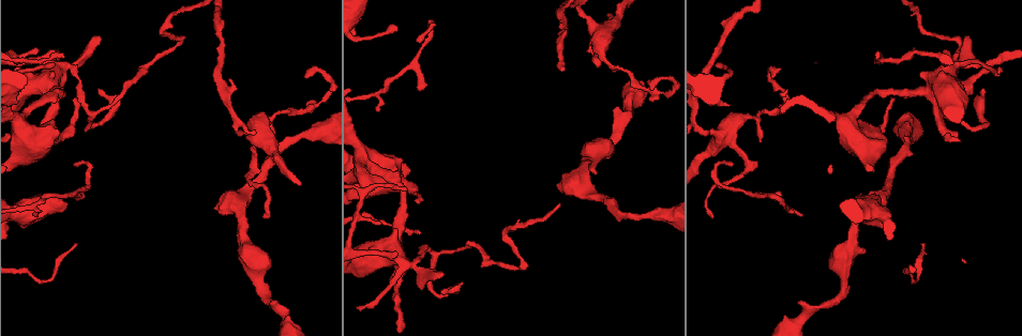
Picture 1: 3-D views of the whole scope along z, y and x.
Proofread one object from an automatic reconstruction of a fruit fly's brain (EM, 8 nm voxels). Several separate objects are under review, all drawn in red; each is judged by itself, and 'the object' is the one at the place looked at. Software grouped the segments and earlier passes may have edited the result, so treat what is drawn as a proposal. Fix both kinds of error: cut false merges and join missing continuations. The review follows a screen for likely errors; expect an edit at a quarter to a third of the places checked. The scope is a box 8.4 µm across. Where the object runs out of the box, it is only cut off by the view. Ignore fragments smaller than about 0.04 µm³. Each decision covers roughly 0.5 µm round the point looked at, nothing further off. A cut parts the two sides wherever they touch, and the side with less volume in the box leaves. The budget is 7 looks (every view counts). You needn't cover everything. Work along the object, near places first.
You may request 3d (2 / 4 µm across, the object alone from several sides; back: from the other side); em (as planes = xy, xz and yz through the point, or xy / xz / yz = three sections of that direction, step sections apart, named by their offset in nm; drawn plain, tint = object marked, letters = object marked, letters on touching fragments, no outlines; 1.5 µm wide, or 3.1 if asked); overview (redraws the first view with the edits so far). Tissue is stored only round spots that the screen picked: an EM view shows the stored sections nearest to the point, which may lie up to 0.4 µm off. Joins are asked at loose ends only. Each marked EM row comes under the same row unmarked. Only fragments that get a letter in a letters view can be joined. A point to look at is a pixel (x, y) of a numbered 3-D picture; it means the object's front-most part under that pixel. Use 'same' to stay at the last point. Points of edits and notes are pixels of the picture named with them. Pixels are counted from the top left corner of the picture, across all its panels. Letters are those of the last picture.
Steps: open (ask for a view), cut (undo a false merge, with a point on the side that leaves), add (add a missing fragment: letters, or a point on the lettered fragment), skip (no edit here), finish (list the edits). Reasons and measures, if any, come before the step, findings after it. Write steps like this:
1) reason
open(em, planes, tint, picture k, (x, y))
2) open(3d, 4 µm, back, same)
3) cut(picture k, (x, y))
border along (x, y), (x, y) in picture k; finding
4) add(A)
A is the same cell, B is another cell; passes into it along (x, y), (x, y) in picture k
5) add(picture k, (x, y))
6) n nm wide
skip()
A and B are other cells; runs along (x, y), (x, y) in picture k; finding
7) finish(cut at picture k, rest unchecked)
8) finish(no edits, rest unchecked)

an open end
open(3d, 4 µm, back, picture 1, (444, 273))

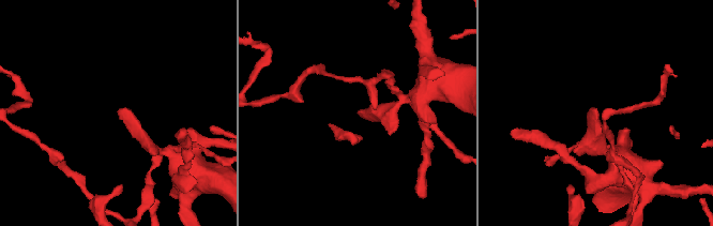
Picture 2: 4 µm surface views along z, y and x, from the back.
open(em, yz, step 8, tint, picture 2, (118, 110))

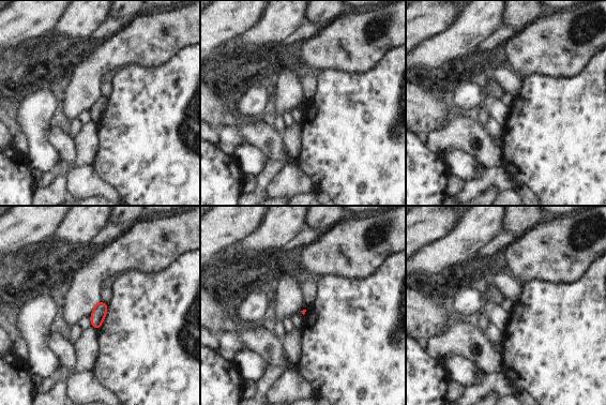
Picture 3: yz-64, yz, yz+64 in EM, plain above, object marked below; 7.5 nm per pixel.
open(em, planes, letters, same)

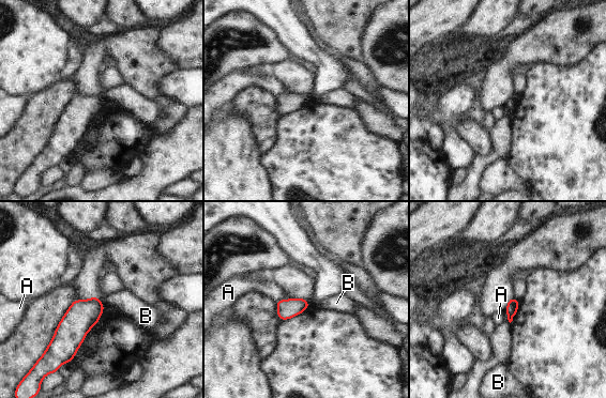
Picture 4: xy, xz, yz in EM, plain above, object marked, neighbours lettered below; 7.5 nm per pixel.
skip()
A and B are other cells; border along (100, 300), (105, 307) in picture 4; none of them fits

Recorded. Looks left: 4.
tapers out
open(em, yz, step 8, letters, picture 1, (616, 70))

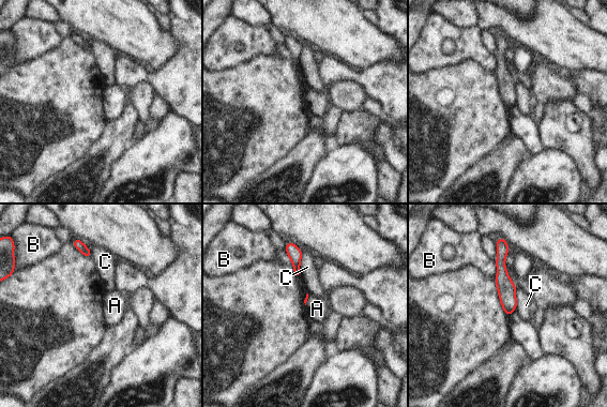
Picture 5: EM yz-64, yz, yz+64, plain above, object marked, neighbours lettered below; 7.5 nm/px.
open(em, planes, letters, same)

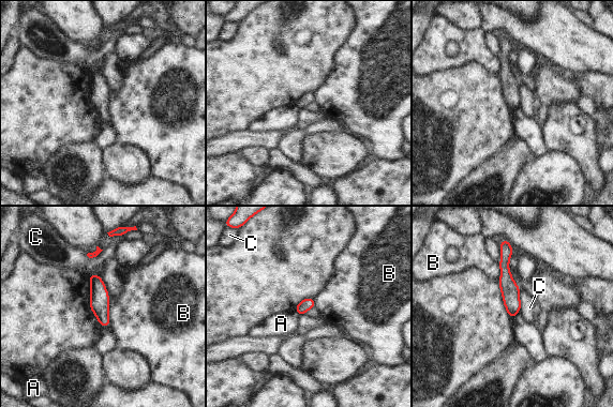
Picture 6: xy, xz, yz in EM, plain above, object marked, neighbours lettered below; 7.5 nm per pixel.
skip()
A, B and C are other cells; runs along (503, 245), (512, 314) in picture 6; no lettered fragment goes on from it

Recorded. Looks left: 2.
finish(no edits, rest unchecked)

